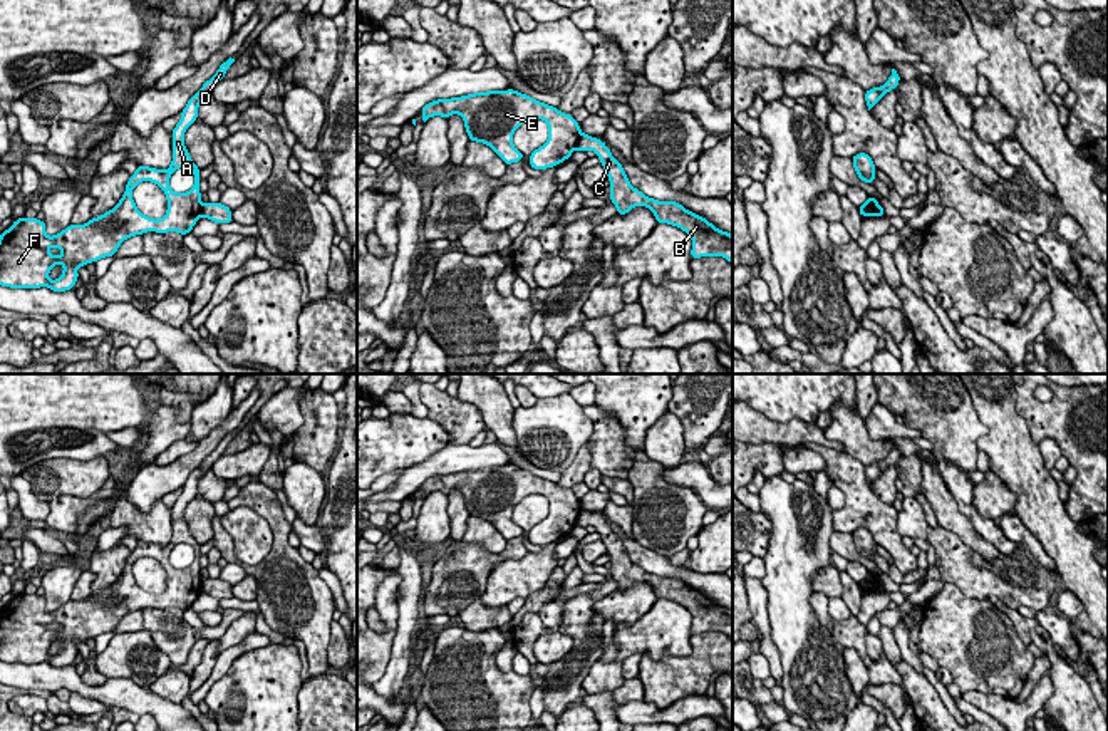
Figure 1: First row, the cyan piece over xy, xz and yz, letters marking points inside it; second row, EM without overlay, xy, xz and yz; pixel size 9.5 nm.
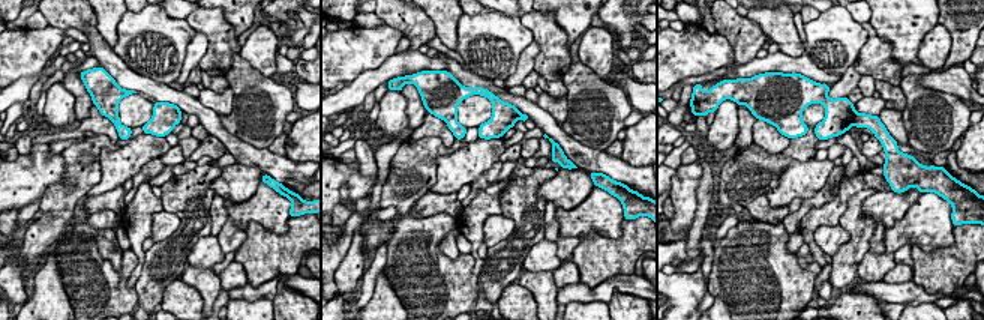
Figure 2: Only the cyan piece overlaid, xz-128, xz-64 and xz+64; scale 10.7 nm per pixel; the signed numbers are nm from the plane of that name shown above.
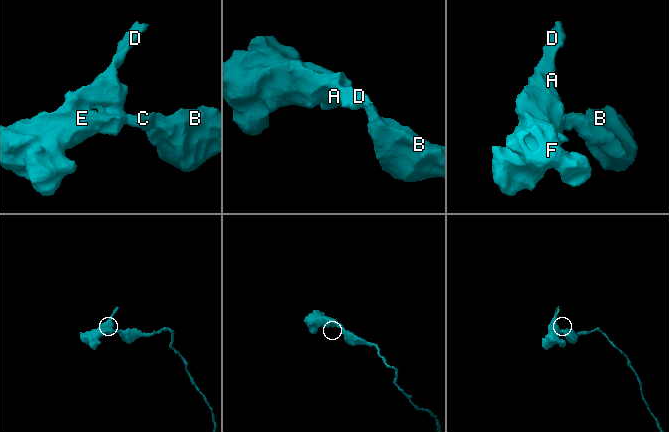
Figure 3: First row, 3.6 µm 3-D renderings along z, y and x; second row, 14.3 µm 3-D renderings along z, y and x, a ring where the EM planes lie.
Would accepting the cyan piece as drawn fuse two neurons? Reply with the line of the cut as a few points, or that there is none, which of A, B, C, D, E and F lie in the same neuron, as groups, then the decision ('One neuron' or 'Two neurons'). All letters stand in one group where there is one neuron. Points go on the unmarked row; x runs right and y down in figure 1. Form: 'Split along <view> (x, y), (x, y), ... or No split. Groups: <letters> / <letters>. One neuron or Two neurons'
Split along xz (582, 510), (575, 523). Groups: A D E F / B C. Two neurons

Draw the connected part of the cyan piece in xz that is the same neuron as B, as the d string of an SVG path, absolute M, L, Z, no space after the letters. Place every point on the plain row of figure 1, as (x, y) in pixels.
M582 510L577 518L578 526L593 526L610 555L610 577L619 590L627 590L635 582L650 583L657 599L667 599L686 607L692 615L692 634L722 632L733 639L733 610L716 604L706 594L686 585L676 577L659 577L634 563L624 542L612 531L603 516Z

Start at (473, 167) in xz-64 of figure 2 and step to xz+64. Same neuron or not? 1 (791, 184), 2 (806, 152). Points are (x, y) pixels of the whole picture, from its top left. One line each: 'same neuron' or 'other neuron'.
1: same neuron
2: other neuron

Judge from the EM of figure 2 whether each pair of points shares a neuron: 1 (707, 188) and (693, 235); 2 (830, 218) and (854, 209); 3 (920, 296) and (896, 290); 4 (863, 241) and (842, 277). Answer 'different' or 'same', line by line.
1: same
2: different
3: same
4: same

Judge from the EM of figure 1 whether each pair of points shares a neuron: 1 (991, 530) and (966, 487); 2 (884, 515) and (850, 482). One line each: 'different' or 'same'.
1: same
2: same

